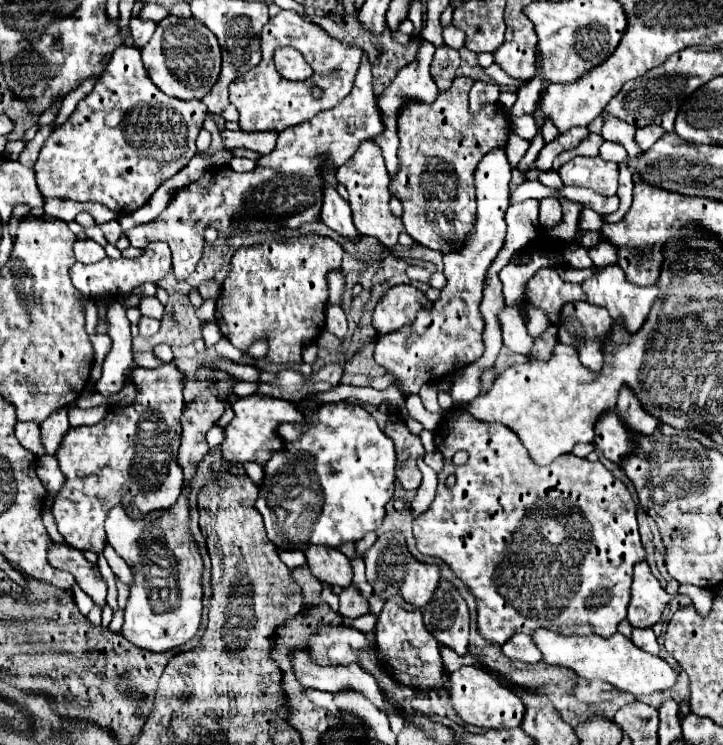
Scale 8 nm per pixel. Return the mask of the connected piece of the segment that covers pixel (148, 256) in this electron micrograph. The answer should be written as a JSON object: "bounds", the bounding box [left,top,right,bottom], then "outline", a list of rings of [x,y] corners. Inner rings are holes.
{"bounds":[70,242,172,300],"outline":[[[150,242],[146,248],[144,248],[144,254],[138,256],[138,258],[104,258],[96,264],[80,264],[76,262],[72,268],[70,268],[70,276],[72,276],[72,284],[76,286],[78,292],[82,292],[86,298],[90,300],[96,300],[96,298],[112,298],[112,300],[118,300],[118,298],[124,298],[124,296],[130,296],[130,292],[136,288],[136,286],[142,286],[146,282],[152,282],[152,284],[158,284],[168,272],[172,272],[170,268],[170,246],[168,244],[162,244],[162,242]]]}

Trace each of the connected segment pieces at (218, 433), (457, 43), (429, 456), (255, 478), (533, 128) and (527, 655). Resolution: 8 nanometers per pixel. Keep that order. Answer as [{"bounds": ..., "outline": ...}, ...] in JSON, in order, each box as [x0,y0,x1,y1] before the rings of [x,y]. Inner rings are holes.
[{"bounds":[206,426,225,448],"outline":[[[213,426],[206,434],[206,440],[211,448],[219,446],[225,438],[225,429],[220,426]]]},{"bounds":[444,26,464,48],"outline":[[[448,26],[448,28],[444,28],[444,42],[450,46],[450,48],[462,48],[464,46],[464,32],[462,30],[458,30],[458,28],[454,28],[454,26]]]},{"bounds":[424,449,444,473],"outline":[[[437,449],[431,453],[426,453],[424,455],[424,461],[431,467],[434,471],[439,473],[444,466],[444,459],[440,451]]]},{"bounds":[244,462,264,486],"outline":[[[248,462],[248,464],[244,466],[244,470],[246,470],[248,478],[250,478],[256,486],[260,486],[260,482],[264,480],[264,468],[258,466],[258,464],[254,464],[254,462]]]},{"bounds":[513,114,537,141],"outline":[[[525,114],[523,116],[513,118],[513,131],[528,141],[531,141],[537,132],[537,126],[532,115]]]},{"bounds":[502,634,542,664],"outline":[[[526,634],[512,636],[506,644],[502,644],[502,652],[510,660],[520,660],[520,662],[530,662],[530,664],[542,660],[540,650],[534,646],[530,636],[526,636]]]}]

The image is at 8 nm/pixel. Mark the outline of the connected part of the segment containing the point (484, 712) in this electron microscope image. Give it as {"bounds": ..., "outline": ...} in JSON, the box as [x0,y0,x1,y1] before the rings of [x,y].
{"bounds":[448,666,526,728],"outline":[[[460,666],[458,670],[450,672],[448,678],[450,684],[450,702],[452,708],[458,712],[458,716],[466,724],[484,726],[484,728],[514,728],[522,724],[522,716],[526,712],[526,706],[522,704],[520,694],[502,684],[488,668],[484,666]]]}

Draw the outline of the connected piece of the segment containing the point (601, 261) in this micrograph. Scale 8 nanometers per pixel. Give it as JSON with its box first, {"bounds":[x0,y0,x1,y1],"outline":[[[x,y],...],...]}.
{"bounds":[588,234,618,268],"outline":[[[600,234],[600,242],[596,246],[592,246],[588,250],[588,254],[596,268],[606,268],[610,264],[616,264],[616,260],[618,260],[618,248],[614,248],[614,244],[608,244],[602,234]]]}

